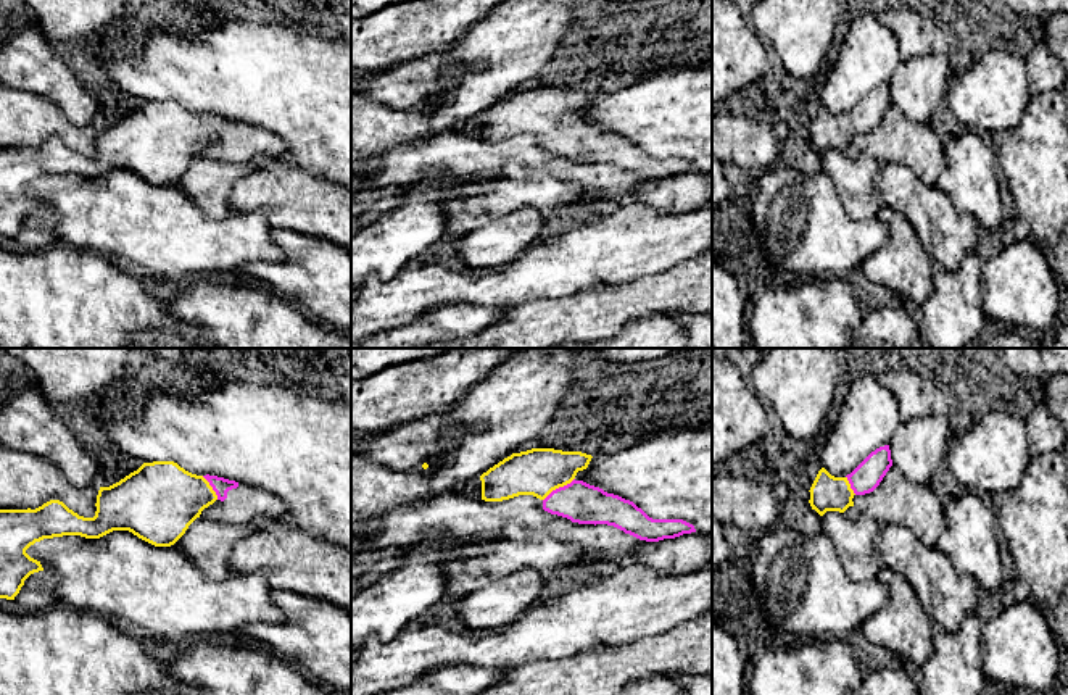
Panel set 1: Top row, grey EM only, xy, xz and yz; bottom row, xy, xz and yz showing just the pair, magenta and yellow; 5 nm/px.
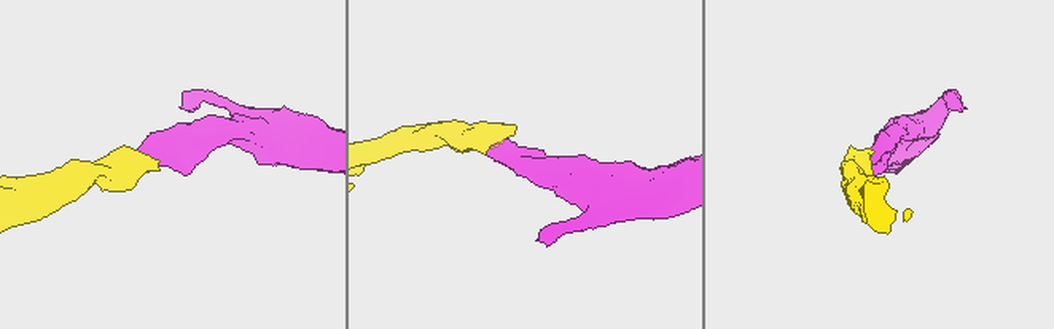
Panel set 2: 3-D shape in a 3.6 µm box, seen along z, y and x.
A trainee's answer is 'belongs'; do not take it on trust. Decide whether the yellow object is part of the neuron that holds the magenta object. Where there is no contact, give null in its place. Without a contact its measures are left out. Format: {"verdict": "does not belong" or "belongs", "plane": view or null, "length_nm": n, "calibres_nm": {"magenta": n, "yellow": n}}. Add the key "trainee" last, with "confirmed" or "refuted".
{"verdict": "belongs", "plane": "xz", "length_nm": 200, "calibres_nm": {"magenta": 200, "yellow": 240}, "trainee": "confirmed"}

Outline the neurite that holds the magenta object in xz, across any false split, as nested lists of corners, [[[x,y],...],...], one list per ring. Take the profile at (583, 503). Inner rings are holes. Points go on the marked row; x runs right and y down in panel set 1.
[[[532,448],[512,453],[480,476],[482,500],[503,501],[519,495],[533,495],[543,501],[543,510],[578,524],[607,524],[640,540],[659,542],[696,532],[694,526],[683,519],[652,519],[633,501],[607,493],[599,487],[577,481],[578,471],[588,468],[591,455],[582,452],[562,452],[554,448]]]

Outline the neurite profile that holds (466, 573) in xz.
[[[556,539],[544,540],[495,540],[475,553],[456,553],[445,564],[446,598],[459,600],[501,577],[524,568],[538,572],[577,564],[582,553]]]

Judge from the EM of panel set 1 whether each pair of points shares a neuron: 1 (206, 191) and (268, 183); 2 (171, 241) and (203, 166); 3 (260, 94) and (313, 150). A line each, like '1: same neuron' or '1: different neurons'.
1: different neurons
2: different neurons
3: same neuron

